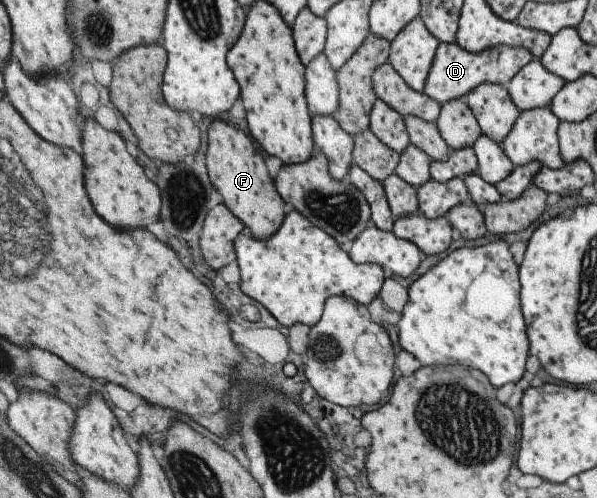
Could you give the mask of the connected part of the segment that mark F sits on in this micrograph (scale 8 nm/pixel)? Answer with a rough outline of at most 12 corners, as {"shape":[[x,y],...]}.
{"shape":[[215,119],[209,187],[249,227],[270,239],[285,202],[252,137]]}

